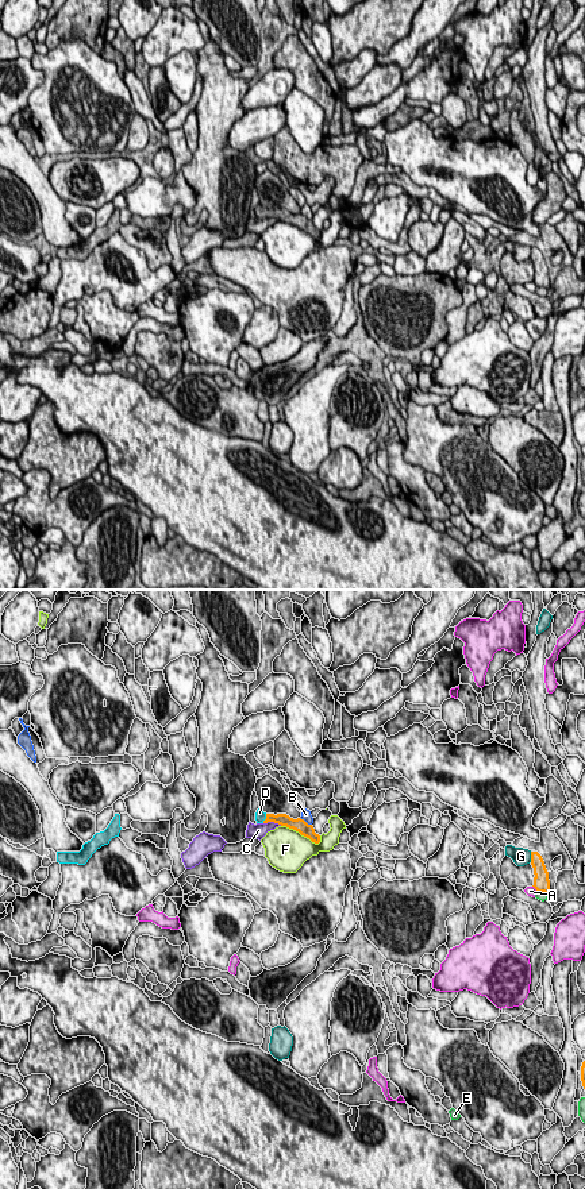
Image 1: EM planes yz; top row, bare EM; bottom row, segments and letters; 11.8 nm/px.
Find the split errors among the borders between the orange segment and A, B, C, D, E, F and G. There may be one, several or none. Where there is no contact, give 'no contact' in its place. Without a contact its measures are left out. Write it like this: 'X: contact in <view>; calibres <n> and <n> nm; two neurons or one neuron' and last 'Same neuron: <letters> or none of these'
A: contact in yz; calibres 190 and 120 nm; two neurons
B: contact in yz; calibres 160 and 120 nm; two neurons
C: contact in yz; calibres 140 and 170 nm; two neurons
D: contact in yz; calibres 140 and 130 nm; one neuron
E: contact in yz; calibres 190 and 100 nm; two neurons
F: contact in yz; calibres 160 and 500 nm; two neurons
G: contact in yz; calibres 160 and 200 nm; two neurons
Same neuron: D

